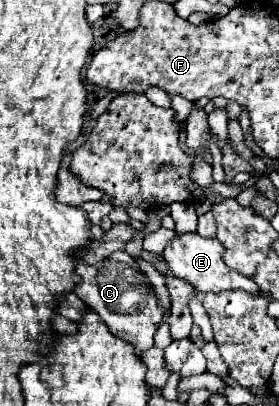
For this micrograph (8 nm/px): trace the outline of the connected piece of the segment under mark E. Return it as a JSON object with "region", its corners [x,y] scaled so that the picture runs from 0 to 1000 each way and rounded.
{"region":[[[656,574],[642,584],[627,584],[584,618],[584,633],[599,638],[613,667],[627,682],[649,682],[663,692],[677,692],[692,707],[706,707],[706,717],[720,722],[742,722],[742,717],[763,717],[763,722],[792,722],[792,717],[885,717],[892,727],[928,727],[928,712],[921,712],[921,697],[835,663],[821,663],[799,643],[799,623],[806,623],[806,608],[778,594],[778,589],[735,589],[706,574]]]}

